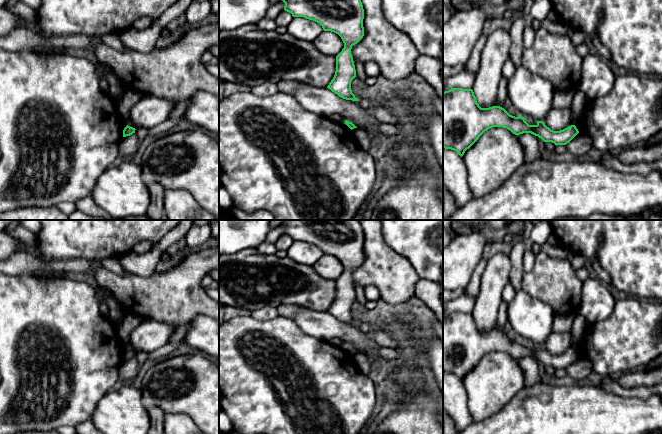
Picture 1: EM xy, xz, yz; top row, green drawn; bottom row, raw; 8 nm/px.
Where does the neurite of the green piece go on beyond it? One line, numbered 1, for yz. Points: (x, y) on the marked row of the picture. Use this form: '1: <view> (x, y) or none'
1: none

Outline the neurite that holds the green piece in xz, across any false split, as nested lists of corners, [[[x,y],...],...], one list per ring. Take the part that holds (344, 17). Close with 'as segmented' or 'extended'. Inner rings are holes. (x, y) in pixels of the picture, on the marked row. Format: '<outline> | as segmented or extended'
[[[282,0],[284,10],[293,17],[304,17],[319,23],[324,31],[338,34],[344,48],[336,56],[336,71],[327,86],[339,97],[359,101],[352,93],[351,82],[356,70],[352,46],[364,36],[364,9],[361,0]]] | as segmented

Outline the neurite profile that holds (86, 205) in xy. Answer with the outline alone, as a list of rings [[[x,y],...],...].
[[[90,195],[78,200],[75,205],[79,211],[87,215],[110,218],[108,213],[99,207]]]

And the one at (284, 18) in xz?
[[[283,10],[275,18],[275,22],[276,22],[277,26],[284,27],[284,26],[287,26],[291,22],[292,19],[293,19],[292,14]]]

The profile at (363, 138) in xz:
[[[354,128],[352,132],[359,147],[364,151],[368,151],[371,144],[371,135],[360,128]]]

